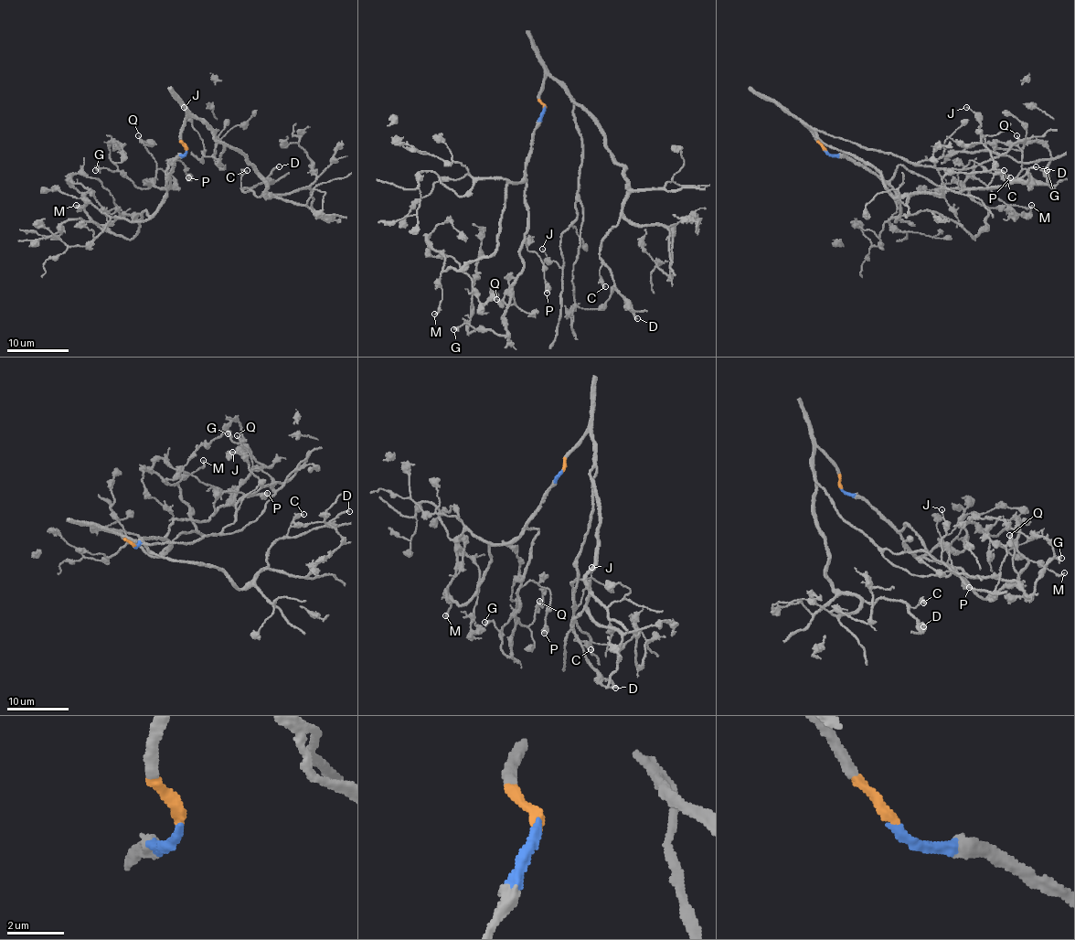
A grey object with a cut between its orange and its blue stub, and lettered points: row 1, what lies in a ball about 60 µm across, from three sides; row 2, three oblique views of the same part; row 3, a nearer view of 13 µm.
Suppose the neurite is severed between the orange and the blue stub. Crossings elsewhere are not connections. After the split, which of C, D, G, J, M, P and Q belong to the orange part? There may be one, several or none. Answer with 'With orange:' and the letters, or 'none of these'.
With orange: C, D, J

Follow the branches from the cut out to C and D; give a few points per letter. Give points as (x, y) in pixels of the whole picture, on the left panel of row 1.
C: (186, 150), (181, 127), (192, 115), (249, 161), (267, 197), (241, 190), (241, 176), (247, 170)
D: (186, 150), (181, 127), (192, 115), (249, 161), (269, 195), (241, 190), (256, 186), (279, 167)

